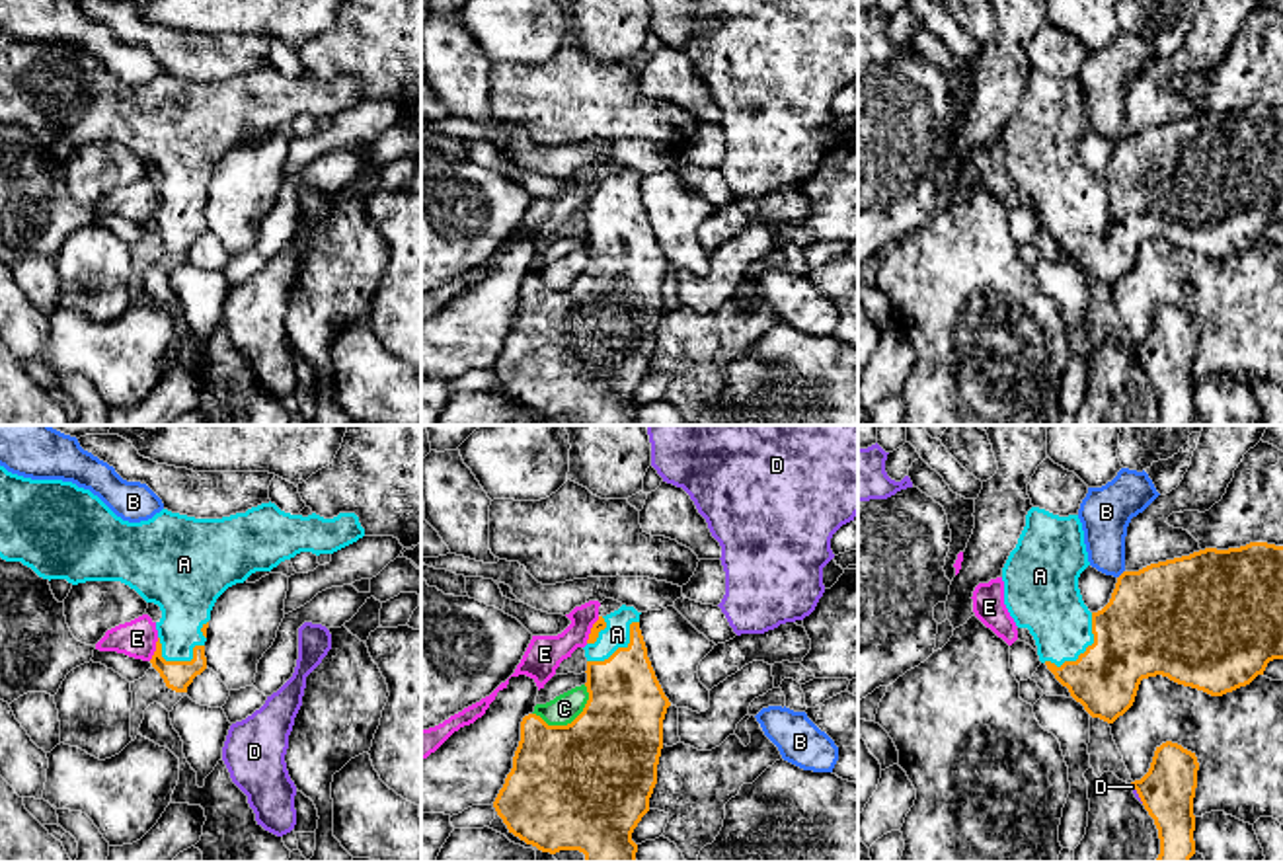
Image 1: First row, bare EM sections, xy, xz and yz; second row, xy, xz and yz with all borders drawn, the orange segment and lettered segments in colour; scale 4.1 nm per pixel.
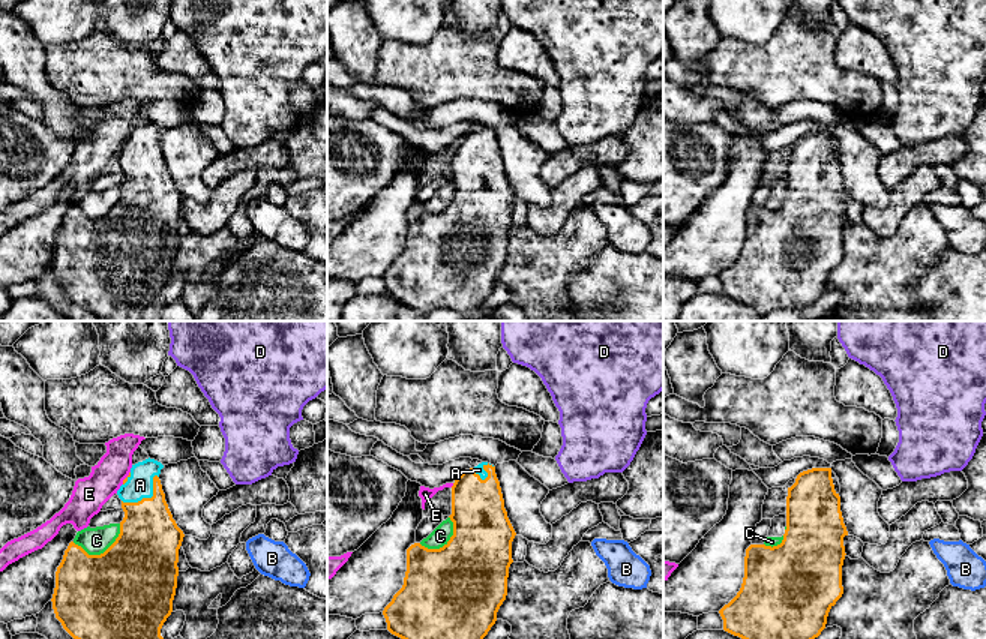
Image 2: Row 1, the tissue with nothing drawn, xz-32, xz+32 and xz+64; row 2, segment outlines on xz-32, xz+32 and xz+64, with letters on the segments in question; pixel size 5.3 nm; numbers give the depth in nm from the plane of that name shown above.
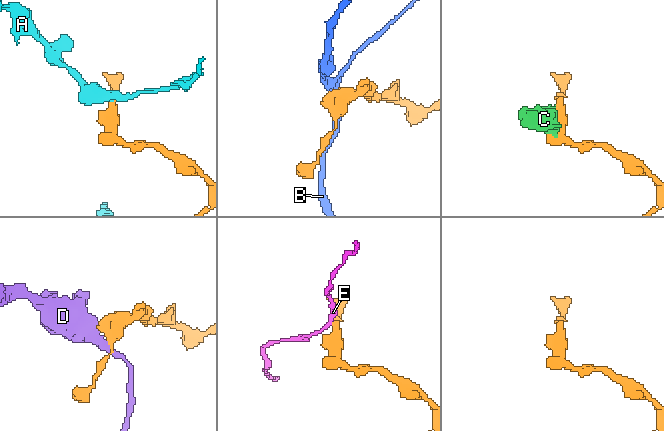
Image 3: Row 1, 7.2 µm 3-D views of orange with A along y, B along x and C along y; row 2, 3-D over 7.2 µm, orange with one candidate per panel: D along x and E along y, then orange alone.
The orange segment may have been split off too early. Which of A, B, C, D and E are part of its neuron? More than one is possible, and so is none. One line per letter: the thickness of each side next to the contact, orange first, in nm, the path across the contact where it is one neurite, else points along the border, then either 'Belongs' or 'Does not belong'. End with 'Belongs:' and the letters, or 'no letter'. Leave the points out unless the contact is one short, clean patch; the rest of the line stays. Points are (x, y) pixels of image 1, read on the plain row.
A: Thickness 380 nm (orange) against 280 nm. Path across: yz (1141, 195), (1110, 215), (1085, 215), (1065, 195), (1049, 168). Belongs
B: Thickness 460 nm (orange) against 200 nm. Boundary: yz (1124, 133), (1118, 141). Does not belong
C: Thickness 500 nm (orange) against 120 nm. Does not belong
D: Thickness 220 nm (orange) against 20 nm. Boundary: yz (1131, 348), (1143, 365). Does not belong
E: Thickness 50 nm (orange) against 150 nm. Boundary: xz (599, 180), (585, 205). Does not belong
Belongs: A

